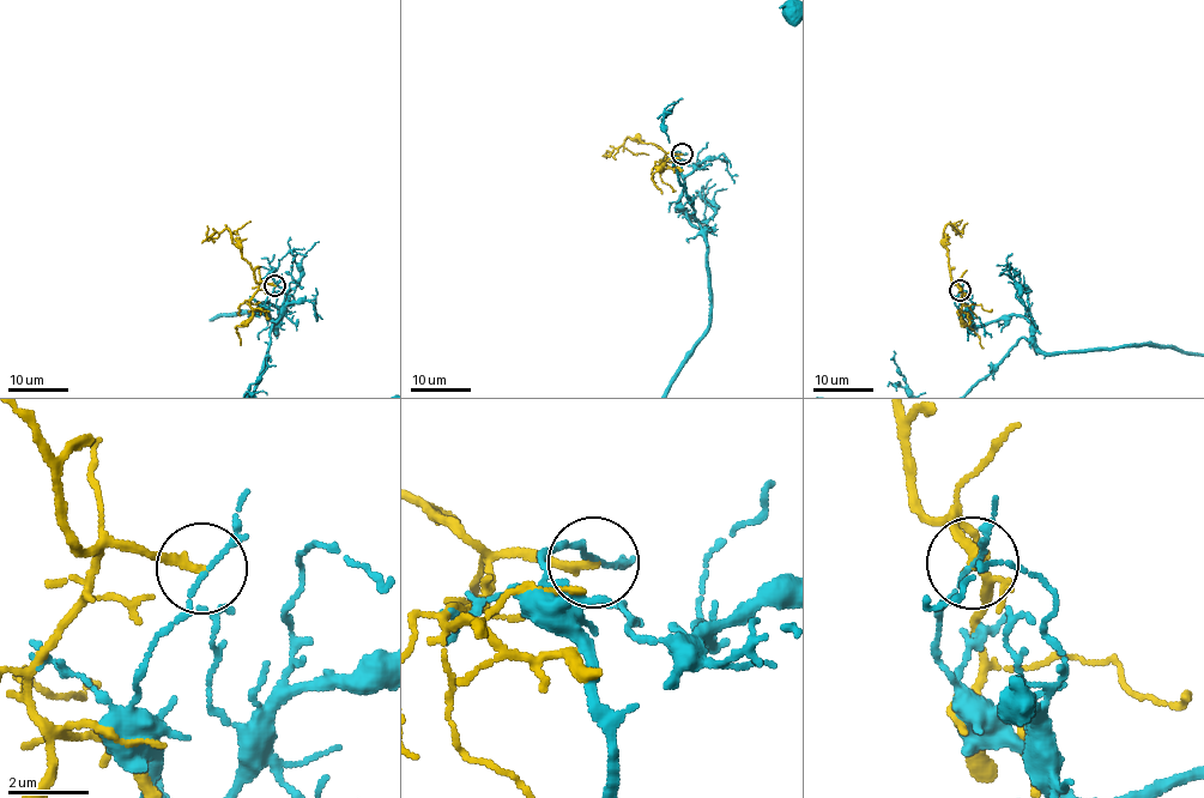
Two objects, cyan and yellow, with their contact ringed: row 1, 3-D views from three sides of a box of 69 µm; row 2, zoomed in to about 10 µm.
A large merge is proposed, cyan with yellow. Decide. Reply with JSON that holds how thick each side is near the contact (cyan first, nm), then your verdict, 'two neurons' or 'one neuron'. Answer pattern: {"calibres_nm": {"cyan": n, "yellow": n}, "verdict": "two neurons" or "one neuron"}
{"calibres_nm": {"cyan": 90, "yellow": 240}, "verdict": "two neurons"}

